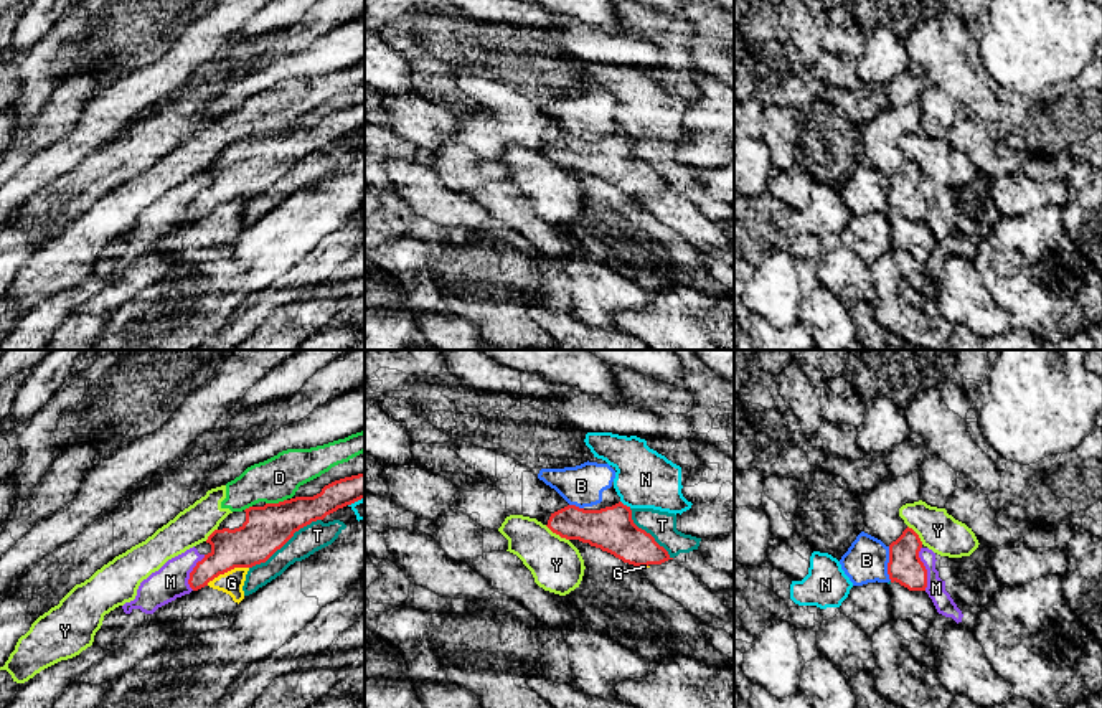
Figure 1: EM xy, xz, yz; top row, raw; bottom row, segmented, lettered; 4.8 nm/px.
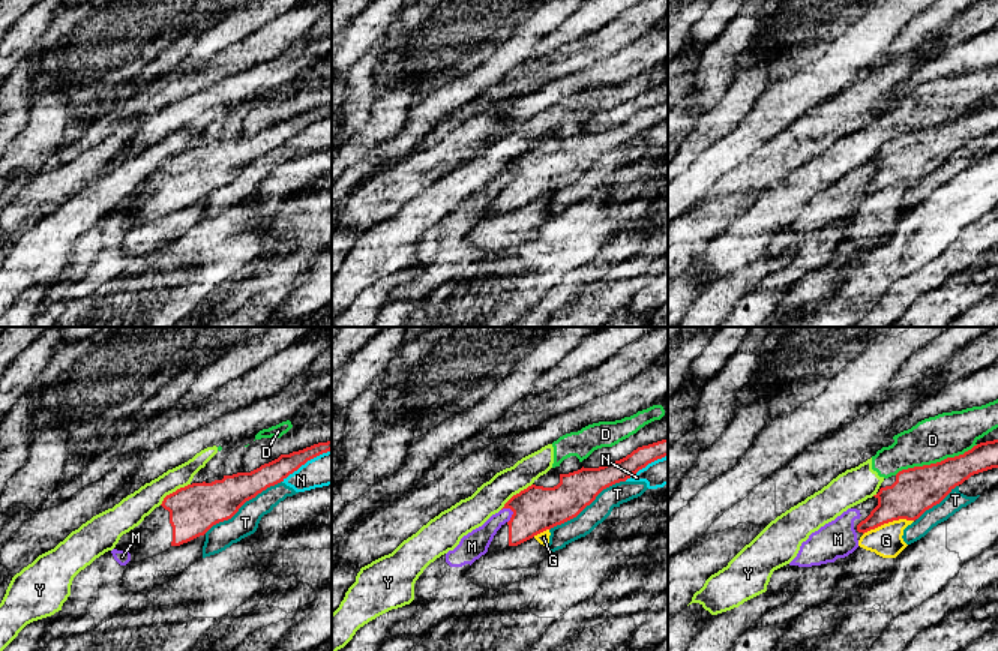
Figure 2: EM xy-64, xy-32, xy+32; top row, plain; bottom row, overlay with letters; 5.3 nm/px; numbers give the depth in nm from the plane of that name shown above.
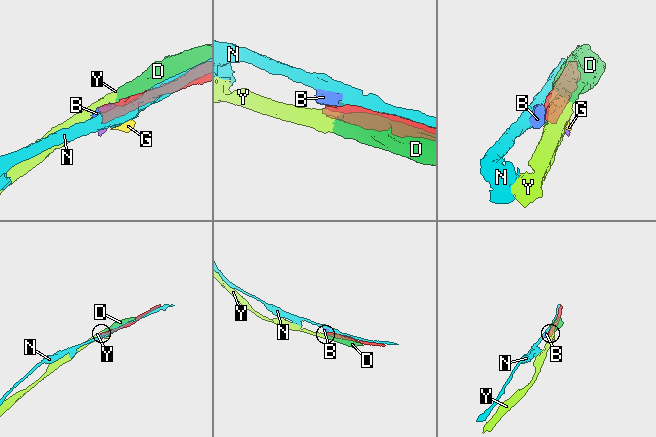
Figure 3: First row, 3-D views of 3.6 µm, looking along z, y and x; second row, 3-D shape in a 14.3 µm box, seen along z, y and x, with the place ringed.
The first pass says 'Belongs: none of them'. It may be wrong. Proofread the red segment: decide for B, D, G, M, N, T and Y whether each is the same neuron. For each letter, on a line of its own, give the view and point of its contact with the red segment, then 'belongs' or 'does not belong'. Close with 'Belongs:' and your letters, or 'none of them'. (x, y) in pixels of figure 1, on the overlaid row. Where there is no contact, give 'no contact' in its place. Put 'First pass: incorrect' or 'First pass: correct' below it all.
B: contact yz (888, 563); does not belong
D: contact xy (276, 504); does not belong
G: contact xy (226, 571); does not belong
M: contact yz (924, 568); does not belong
N: contact xz (626, 505); does not belong
T: contact xy (284, 543); does not belong
Y: contact xz (556, 533); does not belong
Belongs: none of them
First pass: correct

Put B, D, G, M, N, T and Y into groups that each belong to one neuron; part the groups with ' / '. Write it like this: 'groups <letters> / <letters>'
groups B / D Y / G / M / N / T

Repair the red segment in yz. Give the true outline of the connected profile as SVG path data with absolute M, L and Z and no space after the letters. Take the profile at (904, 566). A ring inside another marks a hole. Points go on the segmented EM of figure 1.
M909 526L889 545L888 574L891 583L896 581L909 591L925 591L927 569L919 558L921 548L919 535Z

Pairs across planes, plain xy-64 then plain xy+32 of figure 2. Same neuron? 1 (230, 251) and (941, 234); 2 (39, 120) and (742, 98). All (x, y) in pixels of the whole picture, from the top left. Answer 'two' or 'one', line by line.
1: one
2: one

